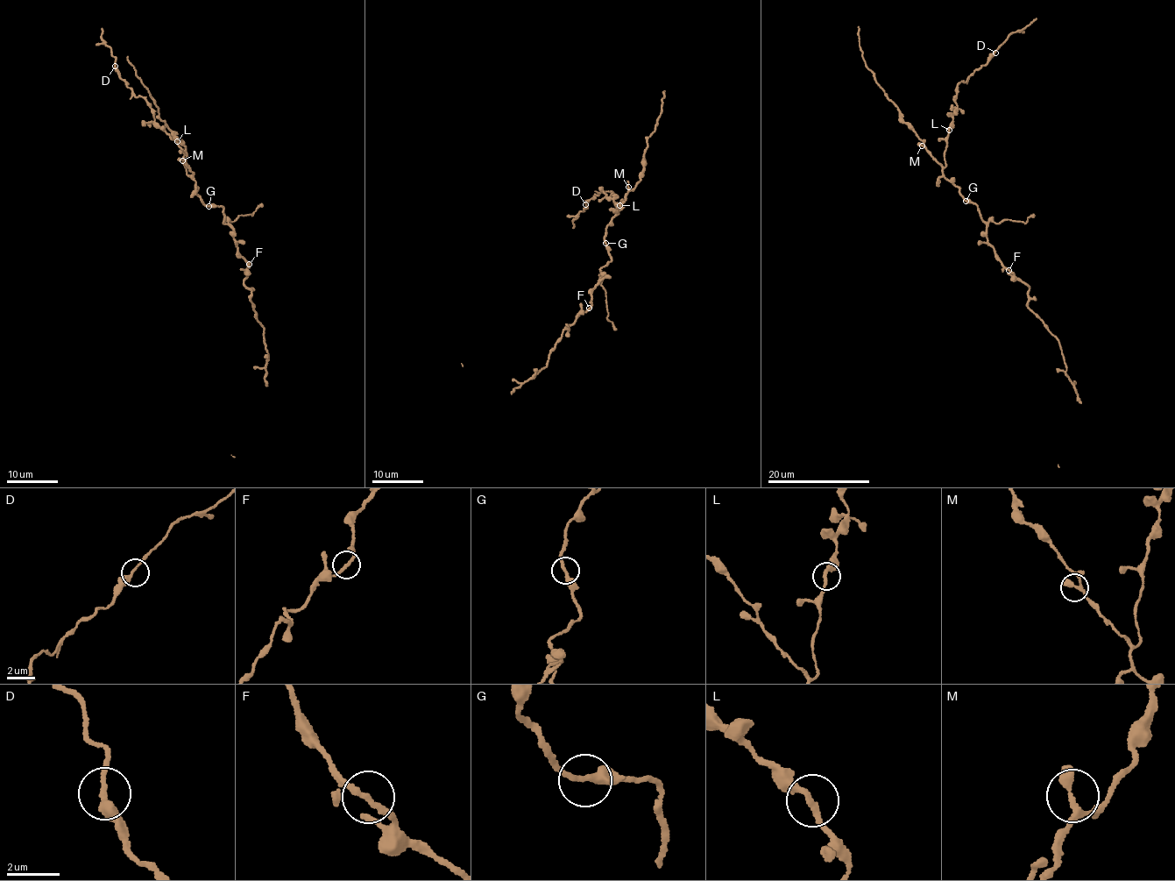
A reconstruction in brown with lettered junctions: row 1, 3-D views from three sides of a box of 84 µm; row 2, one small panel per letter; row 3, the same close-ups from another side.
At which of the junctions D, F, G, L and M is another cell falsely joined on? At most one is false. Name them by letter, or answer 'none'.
none

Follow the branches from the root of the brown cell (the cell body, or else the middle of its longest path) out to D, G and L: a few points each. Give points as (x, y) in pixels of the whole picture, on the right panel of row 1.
D: (986, 223), (978, 207), (965, 201), (943, 171), (958, 84), (965, 82), (995, 53)
G: (986, 223), (976, 204), (966, 201)
L: (986, 223), (976, 204), (965, 201), (957, 187), (944, 176), (944, 152), (949, 130)

